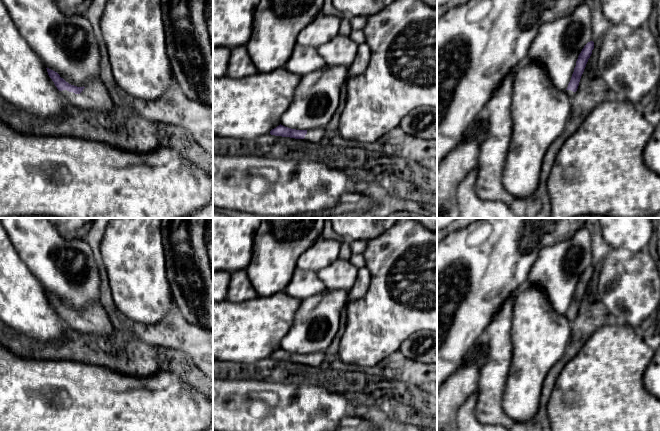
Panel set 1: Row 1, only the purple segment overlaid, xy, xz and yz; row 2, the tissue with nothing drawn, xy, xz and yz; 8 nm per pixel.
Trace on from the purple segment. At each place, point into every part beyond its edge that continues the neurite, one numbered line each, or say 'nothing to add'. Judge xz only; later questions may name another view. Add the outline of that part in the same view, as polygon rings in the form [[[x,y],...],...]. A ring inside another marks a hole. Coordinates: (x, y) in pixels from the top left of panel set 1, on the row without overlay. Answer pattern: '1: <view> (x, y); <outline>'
1: xz (316, 359); [[[325,352],[310,353],[307,355],[307,358],[303,364],[312,367],[320,367],[325,361],[326,357]]]

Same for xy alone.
1: xy (95, 320); [[[101,304],[90,306],[80,318],[67,314],[60,316],[69,327],[83,333],[109,336],[114,331],[109,315]]]

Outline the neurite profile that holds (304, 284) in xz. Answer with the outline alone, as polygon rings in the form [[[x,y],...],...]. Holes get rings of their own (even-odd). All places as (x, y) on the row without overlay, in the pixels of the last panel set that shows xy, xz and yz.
[[[296,269],[284,292],[292,298],[305,300],[325,290],[317,272]]]

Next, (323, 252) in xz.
[[[320,238],[300,255],[296,263],[296,269],[313,272],[321,271],[339,258],[339,251],[339,241]]]

